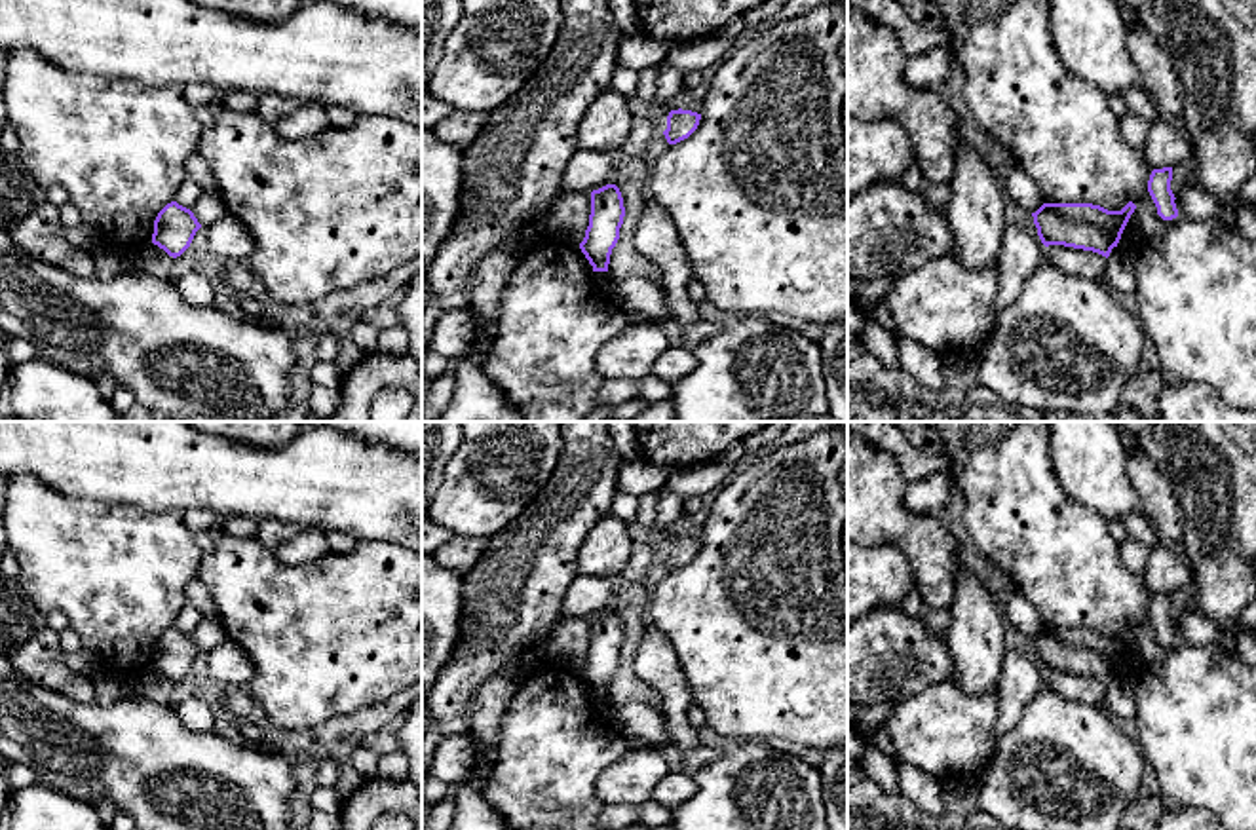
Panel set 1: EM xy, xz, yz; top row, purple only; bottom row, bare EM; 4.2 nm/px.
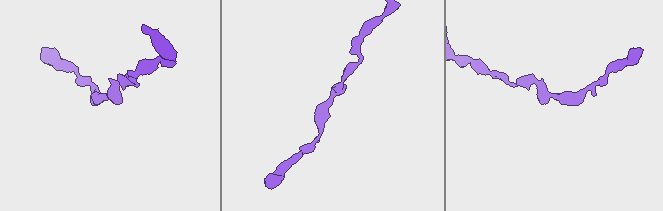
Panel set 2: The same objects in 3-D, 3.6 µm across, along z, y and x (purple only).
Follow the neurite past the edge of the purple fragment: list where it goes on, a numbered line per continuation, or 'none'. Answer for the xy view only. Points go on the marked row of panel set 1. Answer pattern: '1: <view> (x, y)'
none

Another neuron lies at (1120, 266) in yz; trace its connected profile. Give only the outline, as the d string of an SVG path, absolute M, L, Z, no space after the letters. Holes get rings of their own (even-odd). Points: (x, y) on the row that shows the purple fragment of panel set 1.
M1113 247L1108 260L1104 277L1115 292L1125 292L1129 296L1136 291L1134 260L1127 247Z

